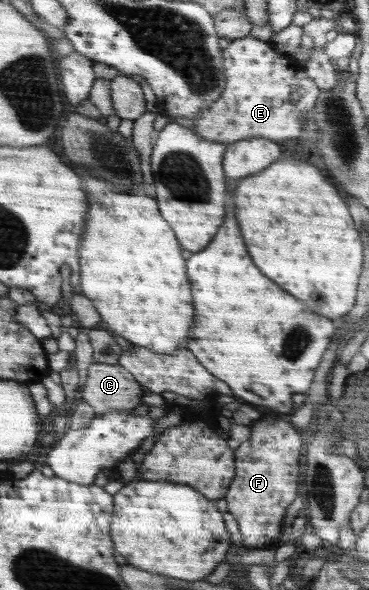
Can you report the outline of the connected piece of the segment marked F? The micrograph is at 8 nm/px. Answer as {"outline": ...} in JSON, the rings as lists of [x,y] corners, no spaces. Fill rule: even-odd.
{"outline":[[[266,416],[251,425],[253,427],[250,428],[249,439],[242,442],[236,450],[236,478],[232,480],[225,498],[228,512],[233,514],[239,524],[242,544],[251,549],[273,548],[281,530],[281,520],[285,519],[285,508],[297,496],[297,483],[302,479],[297,478],[302,474],[299,468],[299,456],[303,448],[302,434],[299,434],[299,430],[291,426],[291,423],[287,424],[283,419],[267,422]]]}

